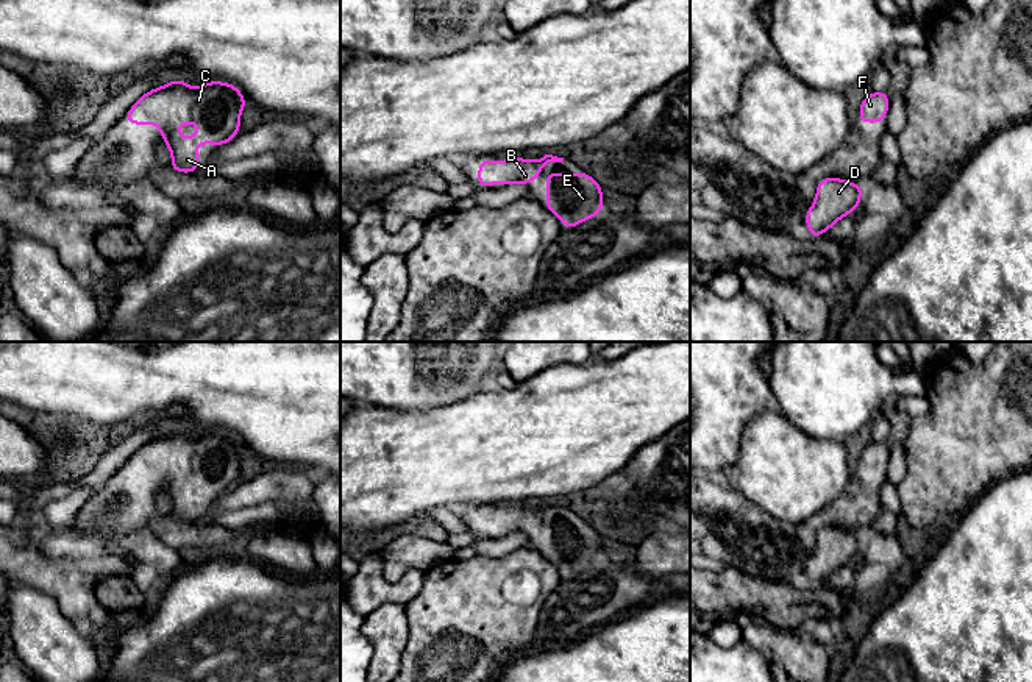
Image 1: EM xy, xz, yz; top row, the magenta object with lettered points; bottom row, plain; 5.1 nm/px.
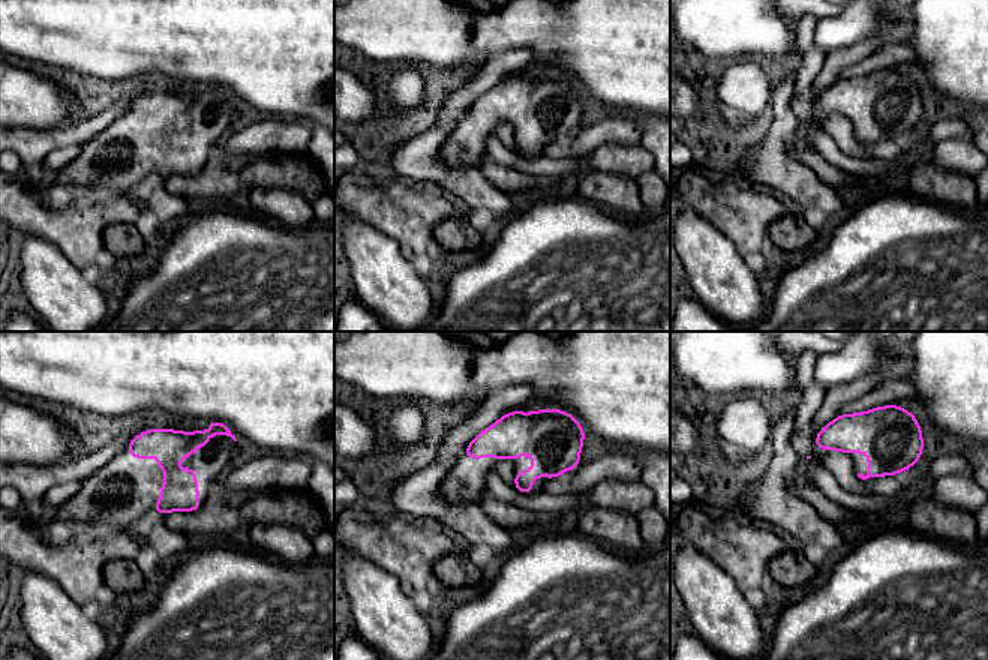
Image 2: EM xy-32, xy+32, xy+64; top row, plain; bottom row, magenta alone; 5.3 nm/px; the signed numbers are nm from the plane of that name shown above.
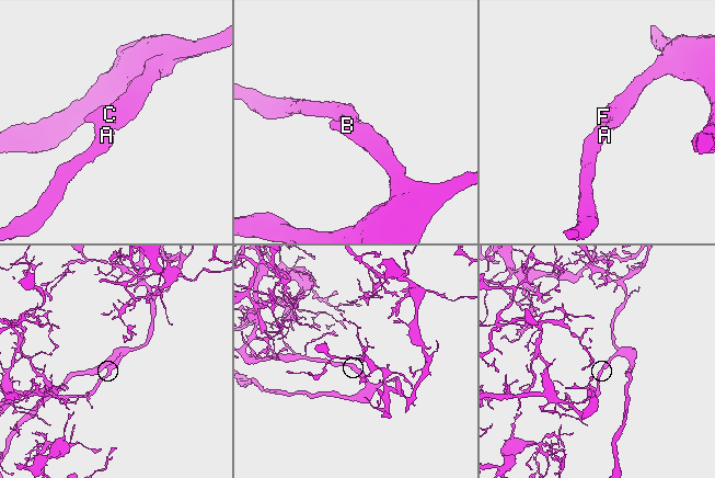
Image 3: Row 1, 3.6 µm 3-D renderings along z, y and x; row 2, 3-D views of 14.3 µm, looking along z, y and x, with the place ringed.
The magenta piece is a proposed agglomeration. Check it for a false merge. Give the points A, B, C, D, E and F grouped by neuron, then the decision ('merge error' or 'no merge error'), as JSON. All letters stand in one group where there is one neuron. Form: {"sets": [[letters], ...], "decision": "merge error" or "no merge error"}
{"sets": [["A", "B", "C", "D", "E", "F"]], "decision": "no merge error"}

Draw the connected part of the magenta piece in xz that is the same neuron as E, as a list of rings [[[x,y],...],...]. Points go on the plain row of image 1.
[[[585,521],[548,523],[545,557],[564,577],[578,576],[604,560],[603,537]]]

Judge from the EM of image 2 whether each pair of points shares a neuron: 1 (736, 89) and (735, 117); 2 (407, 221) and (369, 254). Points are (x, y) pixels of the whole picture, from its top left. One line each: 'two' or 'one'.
1: two
2: two

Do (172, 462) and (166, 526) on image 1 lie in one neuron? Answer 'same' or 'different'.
different

